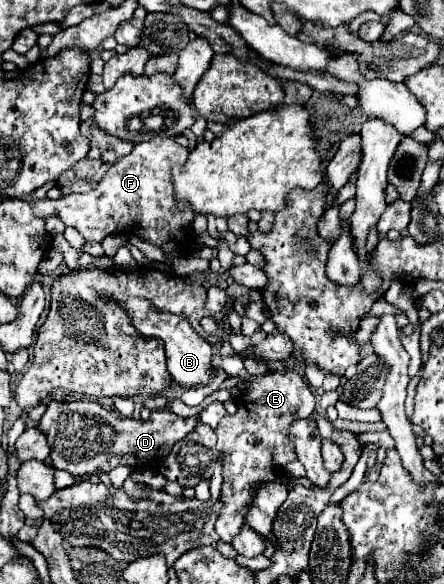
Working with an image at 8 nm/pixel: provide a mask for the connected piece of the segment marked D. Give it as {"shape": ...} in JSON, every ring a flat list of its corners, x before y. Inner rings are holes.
{"shape":[[51,402,43,414,39,428,47,434,51,460,57,470,67,470,73,476,109,474,117,466,127,468,157,468,171,448,193,432,199,416,179,418,171,410,155,410,149,420,121,418,97,402]]}

